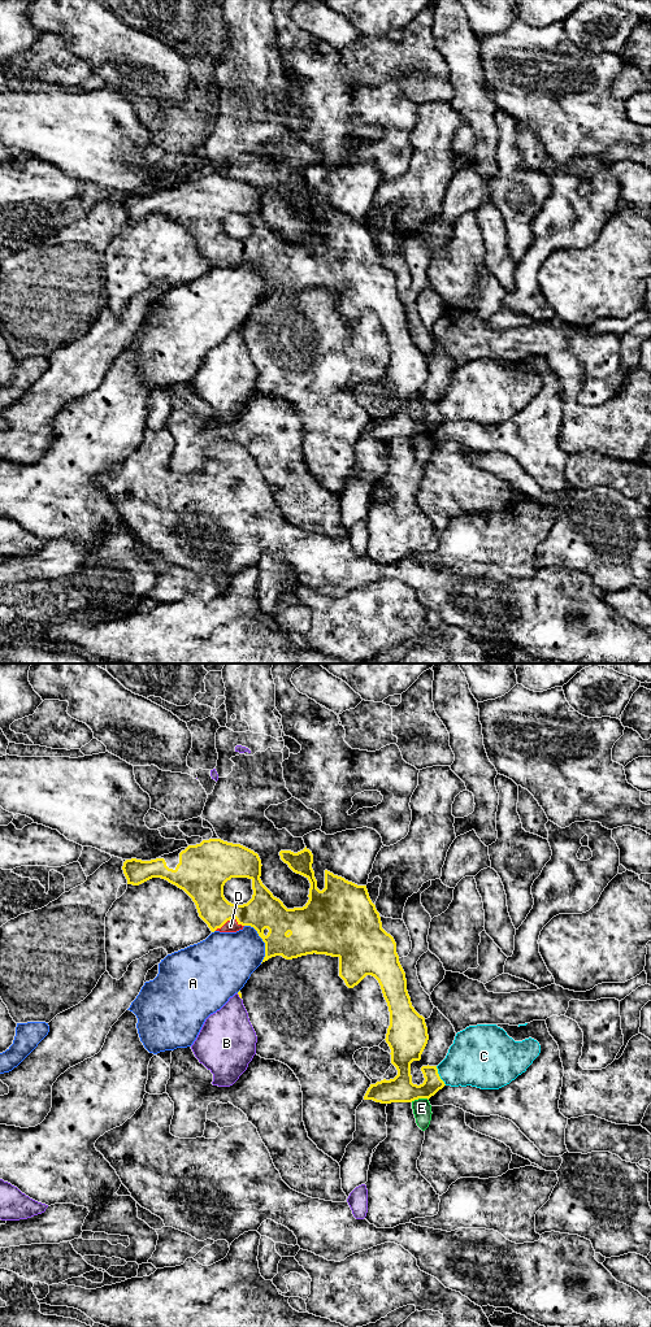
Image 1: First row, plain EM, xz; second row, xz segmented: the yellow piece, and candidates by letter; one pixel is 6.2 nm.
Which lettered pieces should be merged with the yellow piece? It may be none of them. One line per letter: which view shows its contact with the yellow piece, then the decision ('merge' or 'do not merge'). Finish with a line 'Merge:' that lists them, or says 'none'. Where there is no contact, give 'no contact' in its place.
A: xz | do not merge
B: xz | do not merge
C: xz | do not merge
D: xz | merge
E: xz | do not merge
Merge: D

